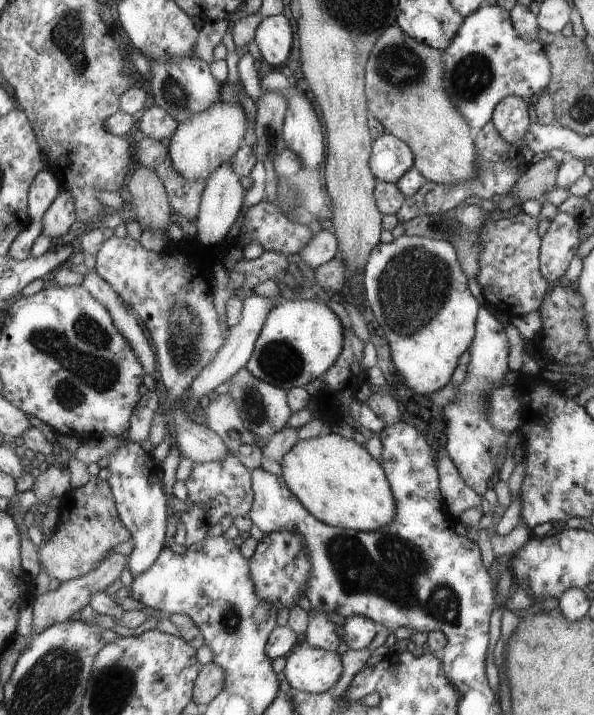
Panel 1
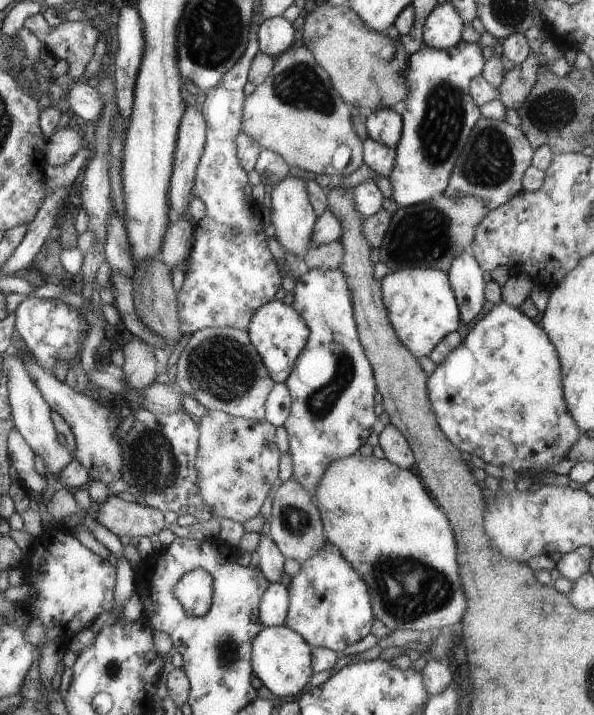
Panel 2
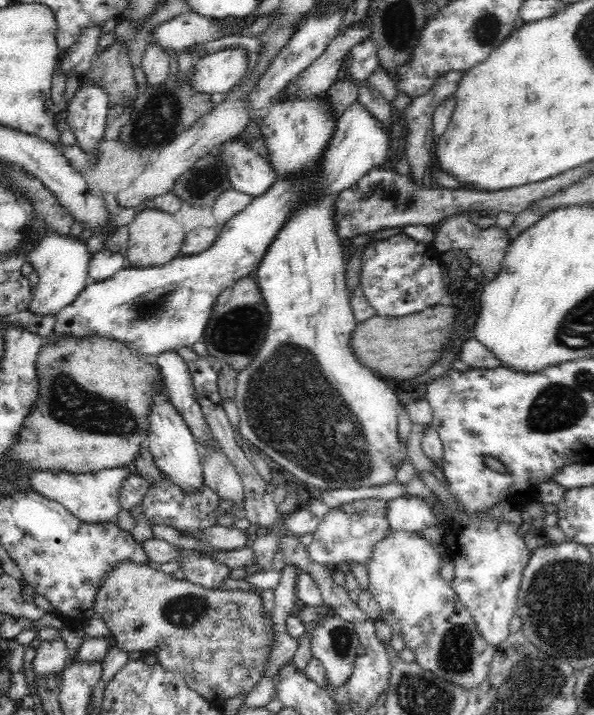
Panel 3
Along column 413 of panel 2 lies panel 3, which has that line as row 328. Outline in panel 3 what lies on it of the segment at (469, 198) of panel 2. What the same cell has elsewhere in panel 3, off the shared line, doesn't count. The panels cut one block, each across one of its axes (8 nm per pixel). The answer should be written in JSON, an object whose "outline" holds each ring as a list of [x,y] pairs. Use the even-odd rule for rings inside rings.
{"outline":[[[242,277],[217,296],[201,341],[212,358],[239,373],[258,356],[266,338],[268,324],[269,314],[257,283],[248,277]]]}

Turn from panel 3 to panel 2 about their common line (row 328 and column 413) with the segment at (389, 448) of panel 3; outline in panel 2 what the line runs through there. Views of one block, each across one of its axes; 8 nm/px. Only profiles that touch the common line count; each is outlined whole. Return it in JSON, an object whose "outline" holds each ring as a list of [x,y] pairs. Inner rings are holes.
{"outline":[[[405,267],[389,271],[380,282],[389,322],[400,341],[417,358],[427,357],[445,336],[457,330],[459,304],[447,273],[437,269]]]}

